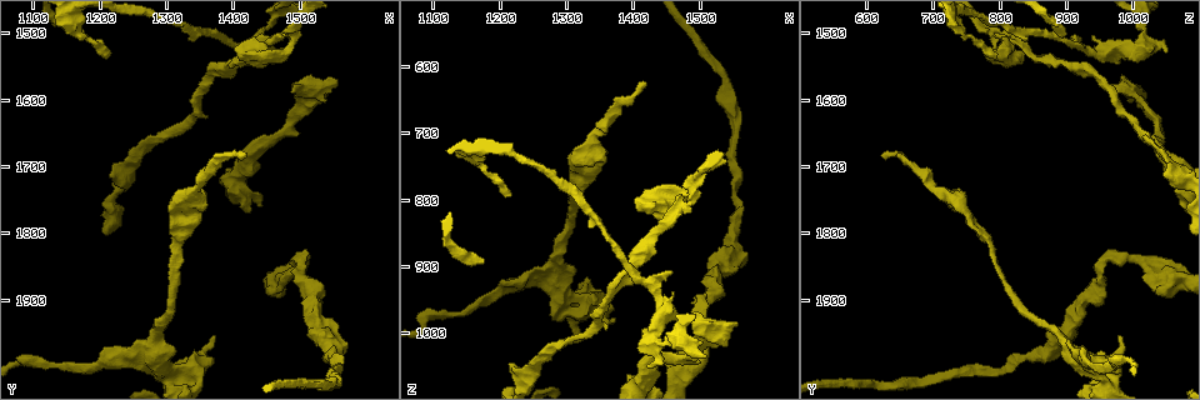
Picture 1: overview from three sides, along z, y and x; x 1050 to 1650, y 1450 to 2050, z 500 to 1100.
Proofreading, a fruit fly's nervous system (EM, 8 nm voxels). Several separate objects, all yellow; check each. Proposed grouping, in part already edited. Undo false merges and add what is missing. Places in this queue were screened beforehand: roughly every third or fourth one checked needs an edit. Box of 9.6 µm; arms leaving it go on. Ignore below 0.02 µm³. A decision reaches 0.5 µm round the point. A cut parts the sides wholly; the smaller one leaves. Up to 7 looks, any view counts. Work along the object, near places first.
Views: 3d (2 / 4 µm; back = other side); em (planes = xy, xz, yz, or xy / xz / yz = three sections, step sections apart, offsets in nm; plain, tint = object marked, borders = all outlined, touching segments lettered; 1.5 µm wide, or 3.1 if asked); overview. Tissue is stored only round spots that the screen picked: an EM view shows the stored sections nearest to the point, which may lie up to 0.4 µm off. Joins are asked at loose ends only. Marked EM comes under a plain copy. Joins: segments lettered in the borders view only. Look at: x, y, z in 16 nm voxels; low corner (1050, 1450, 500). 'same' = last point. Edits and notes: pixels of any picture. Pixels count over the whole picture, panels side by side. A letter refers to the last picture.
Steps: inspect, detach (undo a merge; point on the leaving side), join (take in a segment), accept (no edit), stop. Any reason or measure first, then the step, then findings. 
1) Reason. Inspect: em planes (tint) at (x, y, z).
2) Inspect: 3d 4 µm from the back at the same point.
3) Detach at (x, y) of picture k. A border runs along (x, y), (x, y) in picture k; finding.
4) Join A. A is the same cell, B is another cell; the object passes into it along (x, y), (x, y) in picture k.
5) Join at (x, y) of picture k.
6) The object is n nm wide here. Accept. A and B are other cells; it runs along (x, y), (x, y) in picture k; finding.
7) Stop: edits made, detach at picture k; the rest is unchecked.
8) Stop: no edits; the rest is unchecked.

Inspect: 3d 2 µm at (1420, 1685, 625).

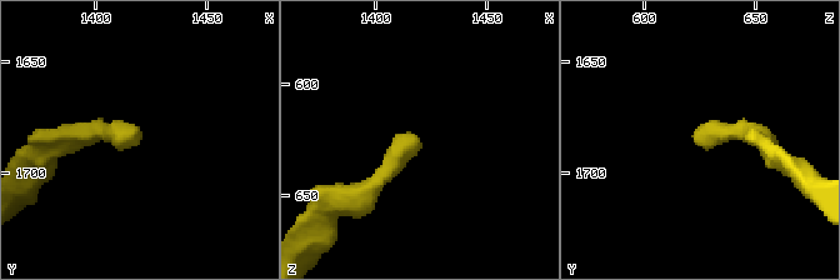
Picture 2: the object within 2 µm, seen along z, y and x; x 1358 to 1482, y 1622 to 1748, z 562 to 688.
Shape alone is not enough. Inspect: em planes (tint) at (1421, 1685, 627).

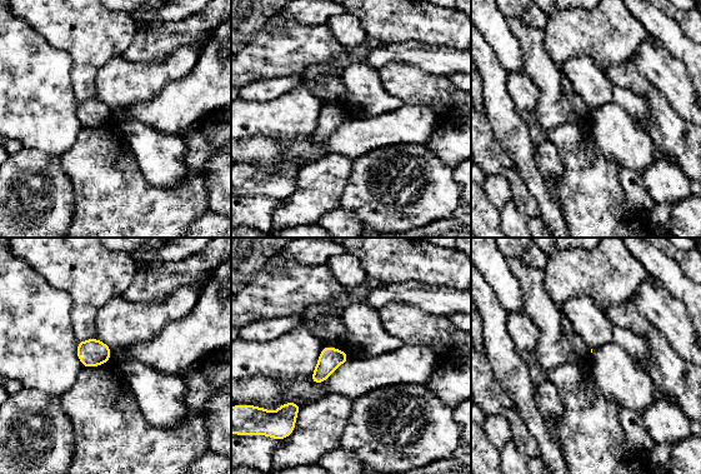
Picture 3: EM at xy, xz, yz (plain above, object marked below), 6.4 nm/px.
What lies round it. Inspect: em planes (borders) at the same point.

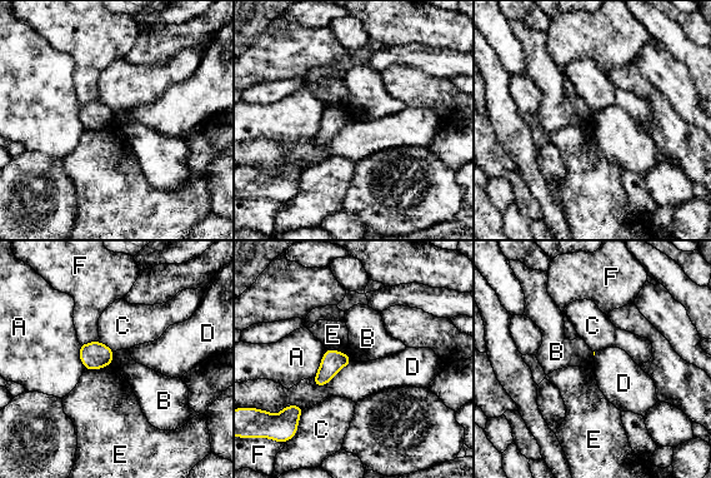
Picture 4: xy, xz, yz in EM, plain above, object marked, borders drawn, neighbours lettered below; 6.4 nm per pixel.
Accept. A, B, C, D, E and F are other cells; a border runs along (114, 352), (110, 366) in picture 4; no lettered segment goes on from it.

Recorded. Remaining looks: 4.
Abrupt turn. Inspect: 3d 4 µm at (1500, 1840, 950).

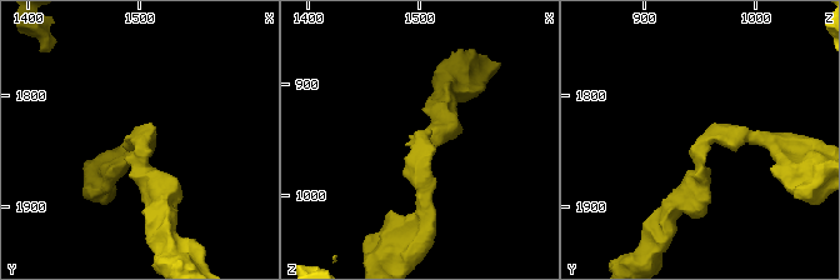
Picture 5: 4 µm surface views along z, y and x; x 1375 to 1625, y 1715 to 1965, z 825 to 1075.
Need the tissue. Inspect: em planes (borders) at (1500, 1840, 952).

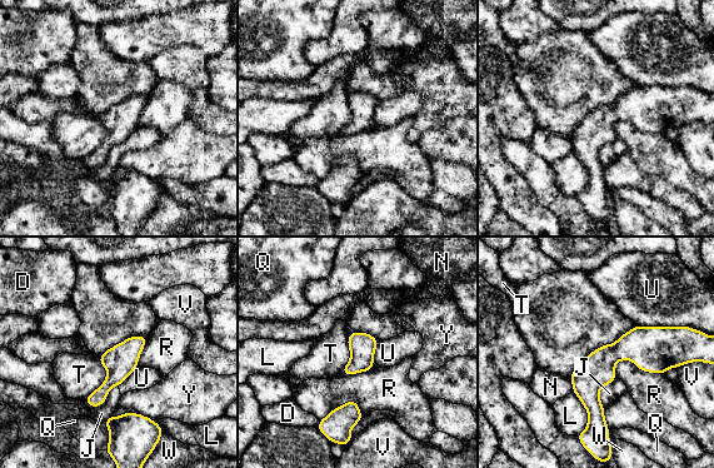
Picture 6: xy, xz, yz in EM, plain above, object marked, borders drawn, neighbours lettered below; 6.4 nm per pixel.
The longest contact is with R, 320 nm. Accept. D, J, L, N, Q, R, T, U, V, W and Y are other cells; all the same neuron.

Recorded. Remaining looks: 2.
Free end. Inspect: em planes (borders) at (1220, 1710, 1045).

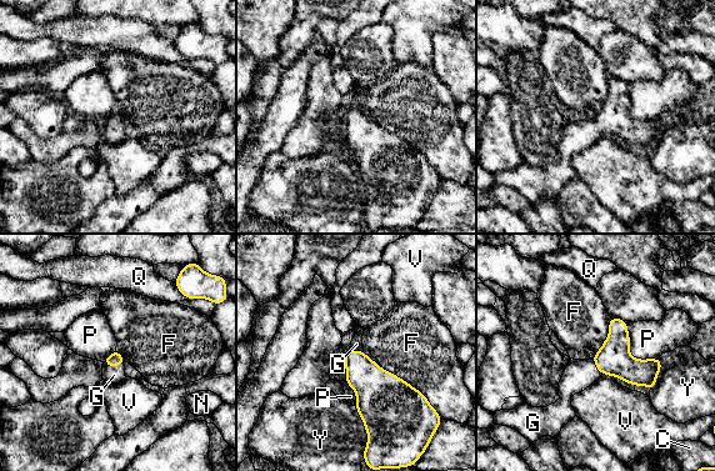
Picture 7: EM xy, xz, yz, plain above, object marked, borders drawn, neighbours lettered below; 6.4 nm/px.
The longest contact is with F, 550 nm. Join G. G is the same cell, C, F, N, P, Q, V and Y are other cells; the object passes into it along (115, 359), (113, 366), (114, 375) in picture 7; it goes on there.

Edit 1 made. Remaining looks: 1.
Stop: edits made, join at picture 7; the rest is unchecked.

